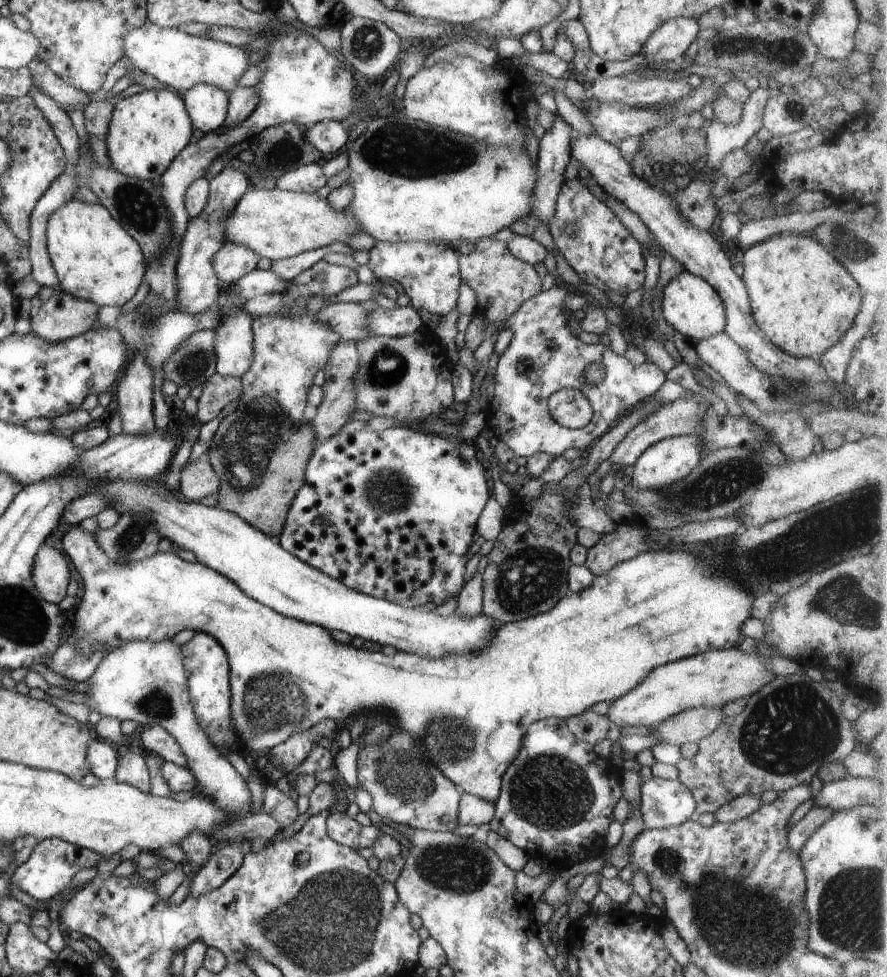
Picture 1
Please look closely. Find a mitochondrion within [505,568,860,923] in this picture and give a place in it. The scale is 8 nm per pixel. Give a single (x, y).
(793, 728)

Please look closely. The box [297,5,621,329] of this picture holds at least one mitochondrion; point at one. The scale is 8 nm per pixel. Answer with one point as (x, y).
(411, 152)

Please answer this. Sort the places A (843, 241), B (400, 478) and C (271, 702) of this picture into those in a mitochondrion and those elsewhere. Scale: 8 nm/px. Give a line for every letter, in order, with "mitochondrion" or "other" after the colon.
A: mitochondrion
B: mitochondrion
C: mitochondrion

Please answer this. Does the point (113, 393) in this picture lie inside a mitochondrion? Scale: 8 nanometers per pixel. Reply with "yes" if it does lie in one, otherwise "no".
no

